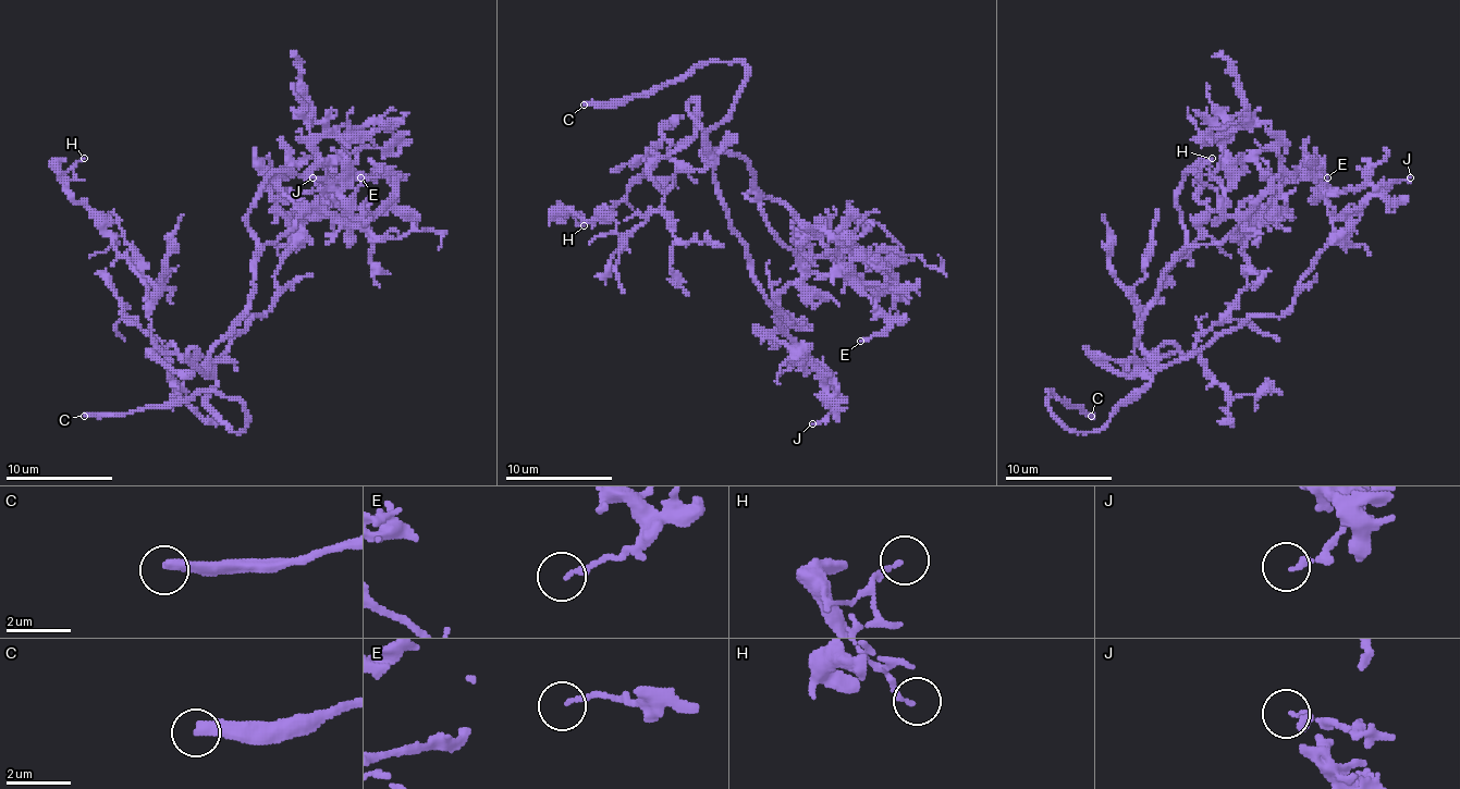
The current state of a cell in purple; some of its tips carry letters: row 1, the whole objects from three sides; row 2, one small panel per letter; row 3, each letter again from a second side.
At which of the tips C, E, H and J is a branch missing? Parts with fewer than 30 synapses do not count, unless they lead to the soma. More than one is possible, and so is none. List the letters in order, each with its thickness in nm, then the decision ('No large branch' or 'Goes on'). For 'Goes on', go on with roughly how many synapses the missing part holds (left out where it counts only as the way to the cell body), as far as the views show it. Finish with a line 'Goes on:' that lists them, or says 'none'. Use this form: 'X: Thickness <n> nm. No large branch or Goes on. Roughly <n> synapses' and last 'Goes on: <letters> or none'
C: Thickness 400 nm. Goes on
E: Thickness 150 nm. No large branch
H: Thickness 130 nm. No large branch
J: Thickness 190 nm. No large branch
Goes on: C

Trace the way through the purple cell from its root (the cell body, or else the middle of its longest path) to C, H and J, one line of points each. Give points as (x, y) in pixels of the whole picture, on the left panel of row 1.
C: (237, 324), (210, 354), (216, 384), (208, 405), (240, 432), (243, 403), (213, 392), (84, 416)
H: (237, 324), (205, 365), (183, 362), (157, 344), (143, 276), (68, 188), (84, 158)
J: (237, 324), (258, 249), (302, 212), (280, 185), (285, 177), (272, 180), (274, 198), (336, 185), (313, 177)

